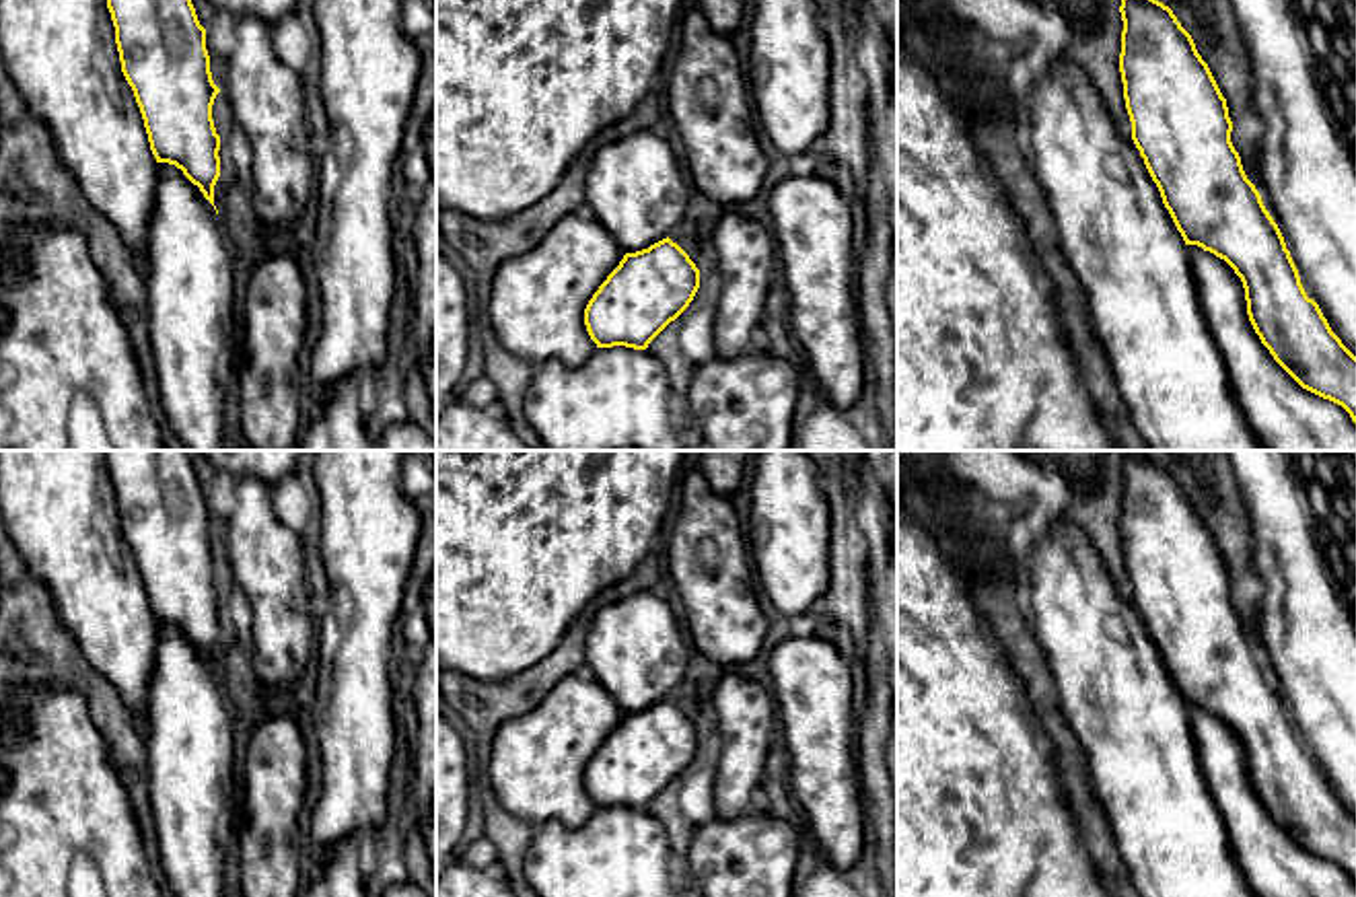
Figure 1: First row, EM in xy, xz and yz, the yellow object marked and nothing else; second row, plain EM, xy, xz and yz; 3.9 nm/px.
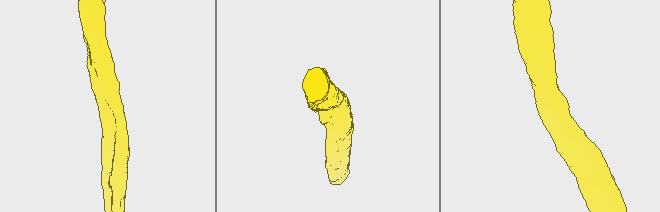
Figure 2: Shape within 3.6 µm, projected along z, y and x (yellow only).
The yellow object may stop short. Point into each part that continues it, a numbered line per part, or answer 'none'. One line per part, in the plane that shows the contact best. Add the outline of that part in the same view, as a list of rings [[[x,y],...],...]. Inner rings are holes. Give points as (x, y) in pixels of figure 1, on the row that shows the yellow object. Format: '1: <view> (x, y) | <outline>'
none

